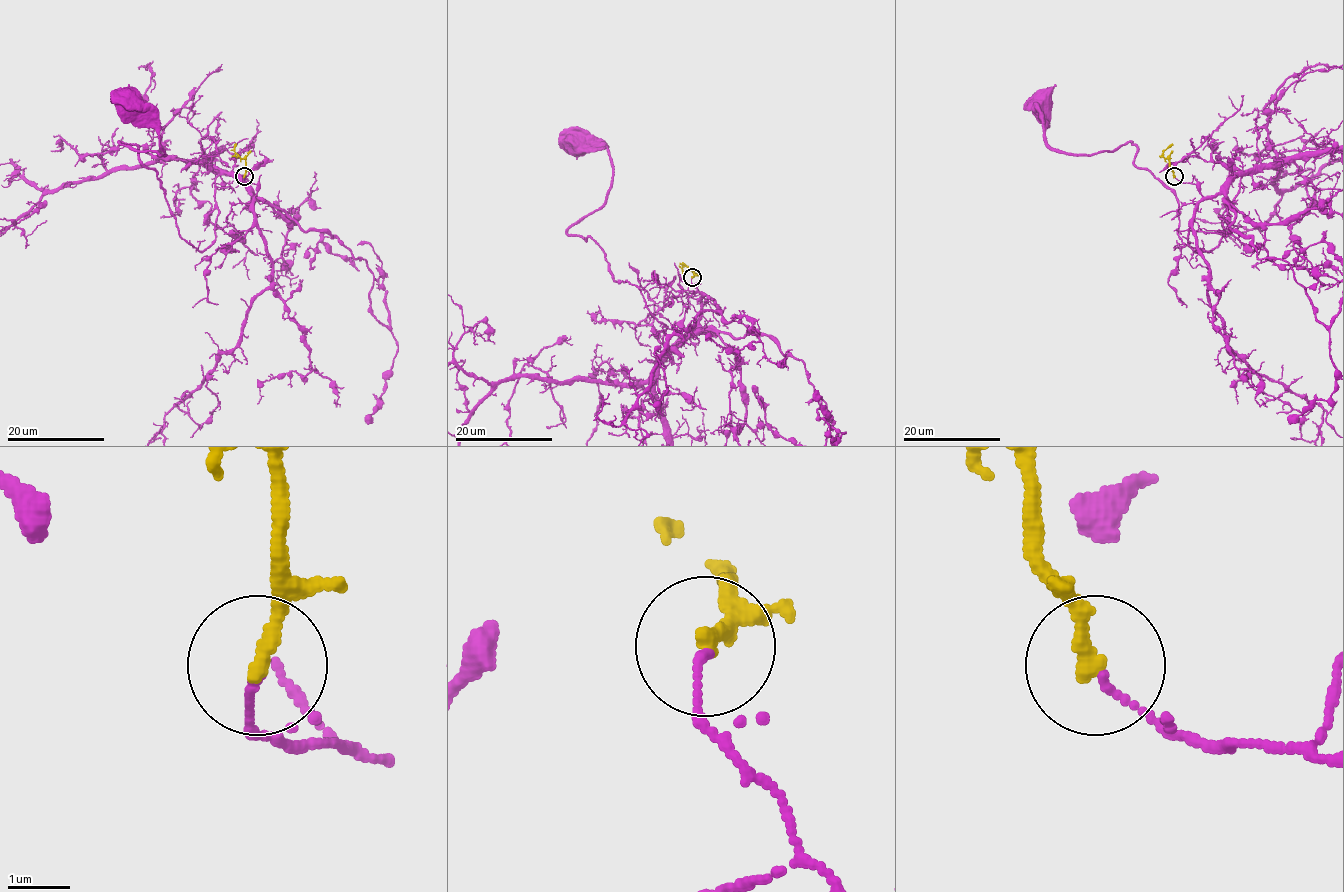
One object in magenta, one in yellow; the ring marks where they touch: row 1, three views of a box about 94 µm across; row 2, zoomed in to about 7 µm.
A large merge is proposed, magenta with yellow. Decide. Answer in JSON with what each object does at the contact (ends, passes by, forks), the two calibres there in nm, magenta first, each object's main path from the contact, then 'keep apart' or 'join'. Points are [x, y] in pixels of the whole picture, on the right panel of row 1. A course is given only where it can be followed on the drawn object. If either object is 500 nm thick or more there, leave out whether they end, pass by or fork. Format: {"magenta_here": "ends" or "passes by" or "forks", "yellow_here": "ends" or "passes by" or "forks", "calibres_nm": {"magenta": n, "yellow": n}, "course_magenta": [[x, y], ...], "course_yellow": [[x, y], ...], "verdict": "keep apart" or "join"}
{"magenta_here": "ends", "yellow_here": "ends", "calibres_nm": {"magenta": 110, "yellow": 280}, "course_magenta": [[1175, 176], [1215, 196], [1244, 175], [1210, 251], [1178, 236], [1176, 195], [1133, 144], [1056, 152], [1039, 100]], "course_yellow": [[1175, 176], [1170, 162], [1164, 156], [1172, 144]], "verdict": "keep apart"}

